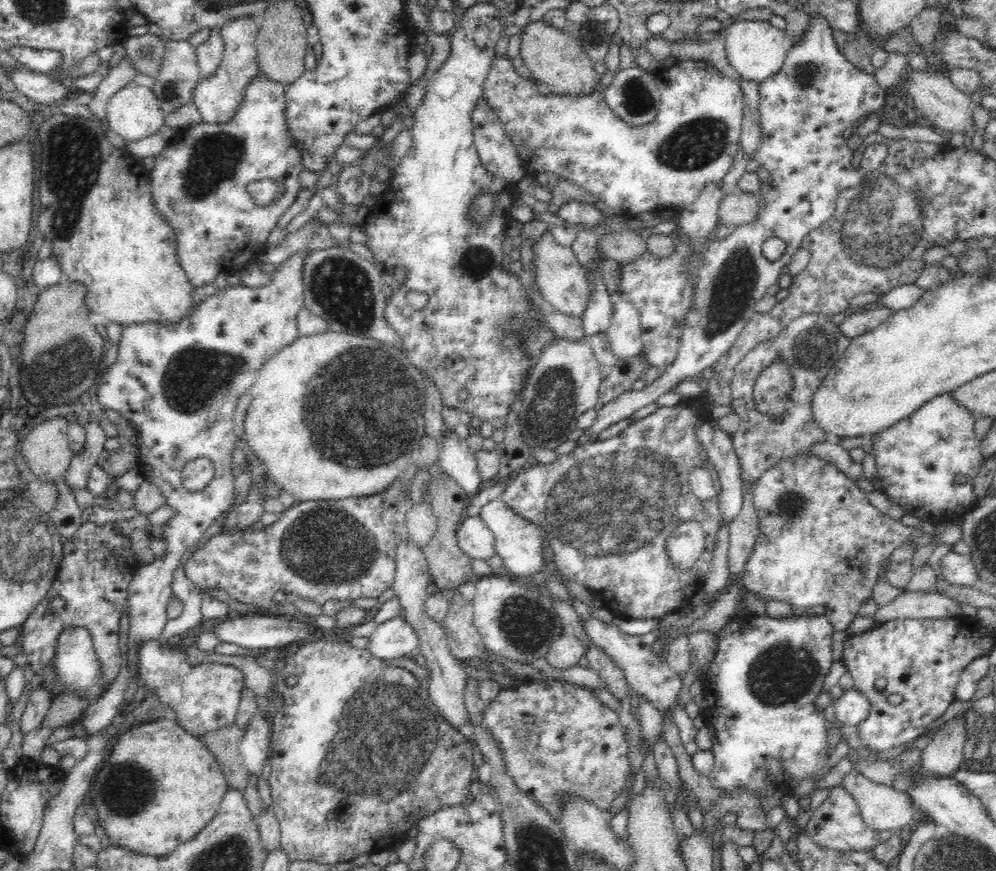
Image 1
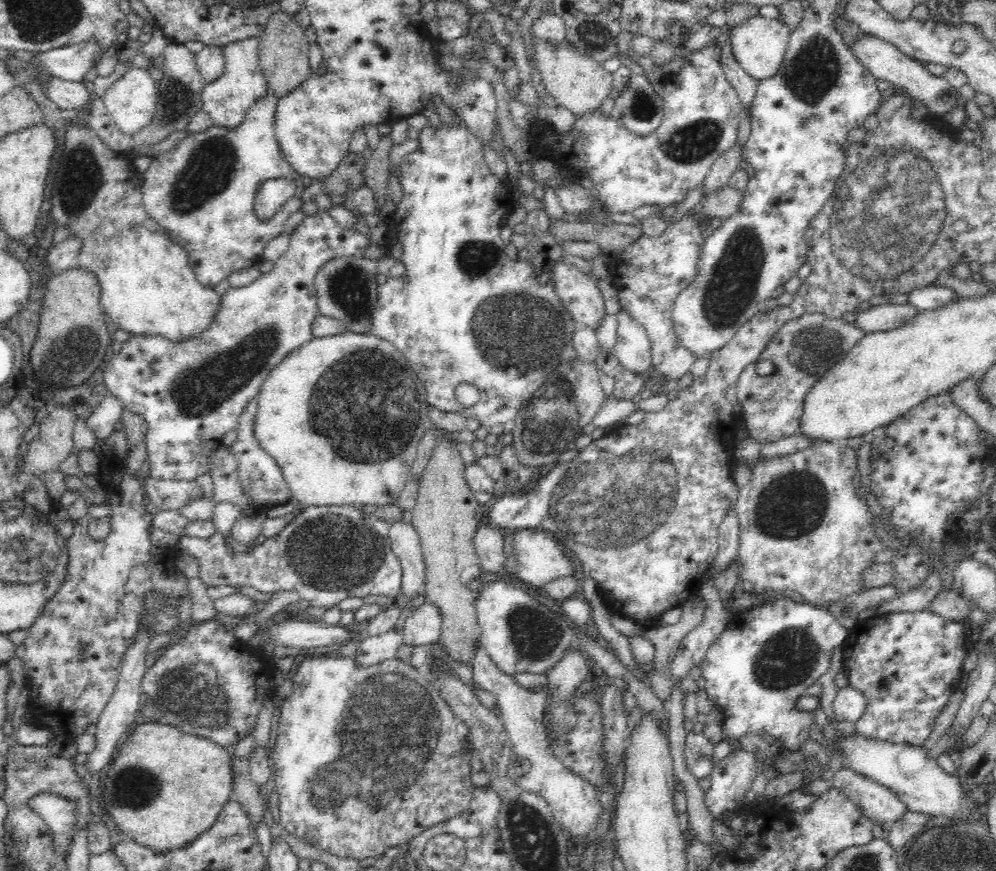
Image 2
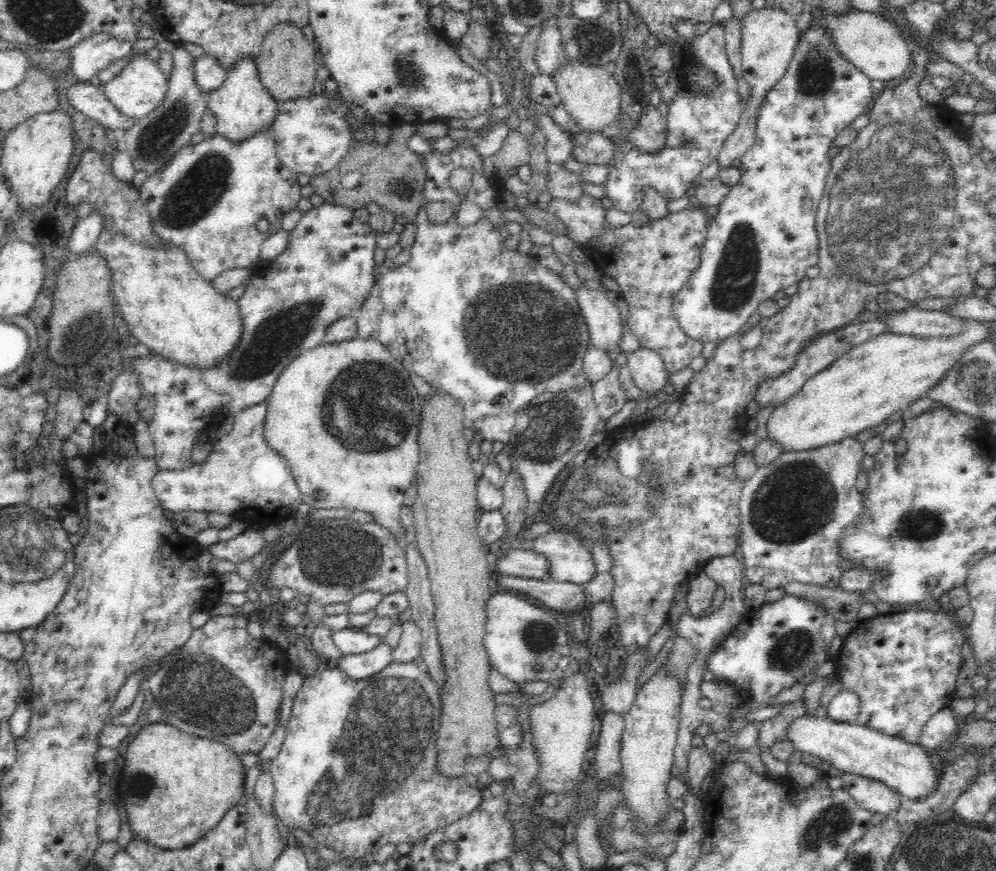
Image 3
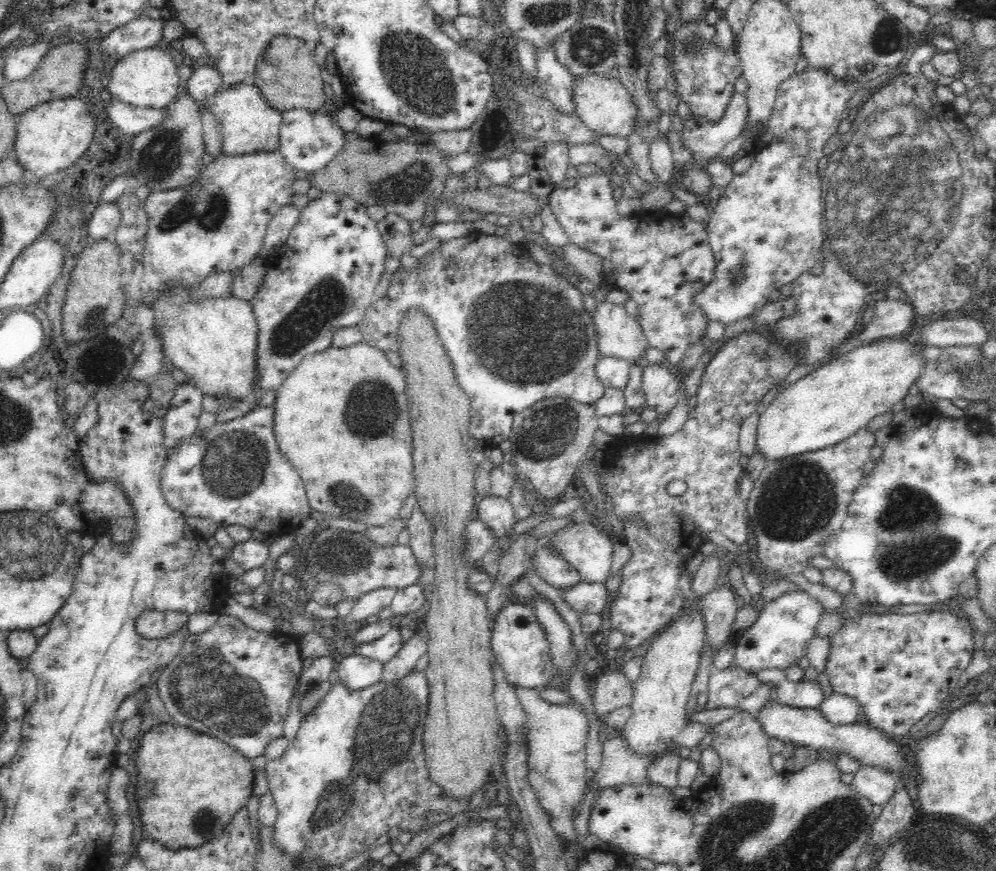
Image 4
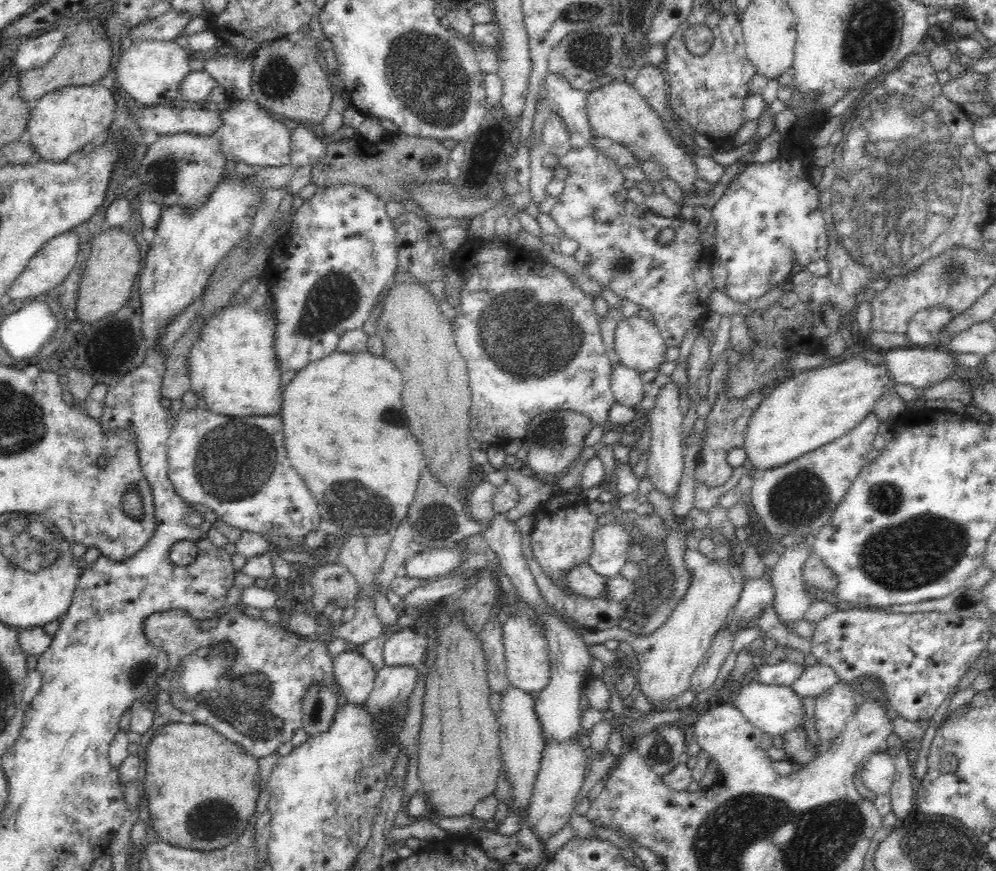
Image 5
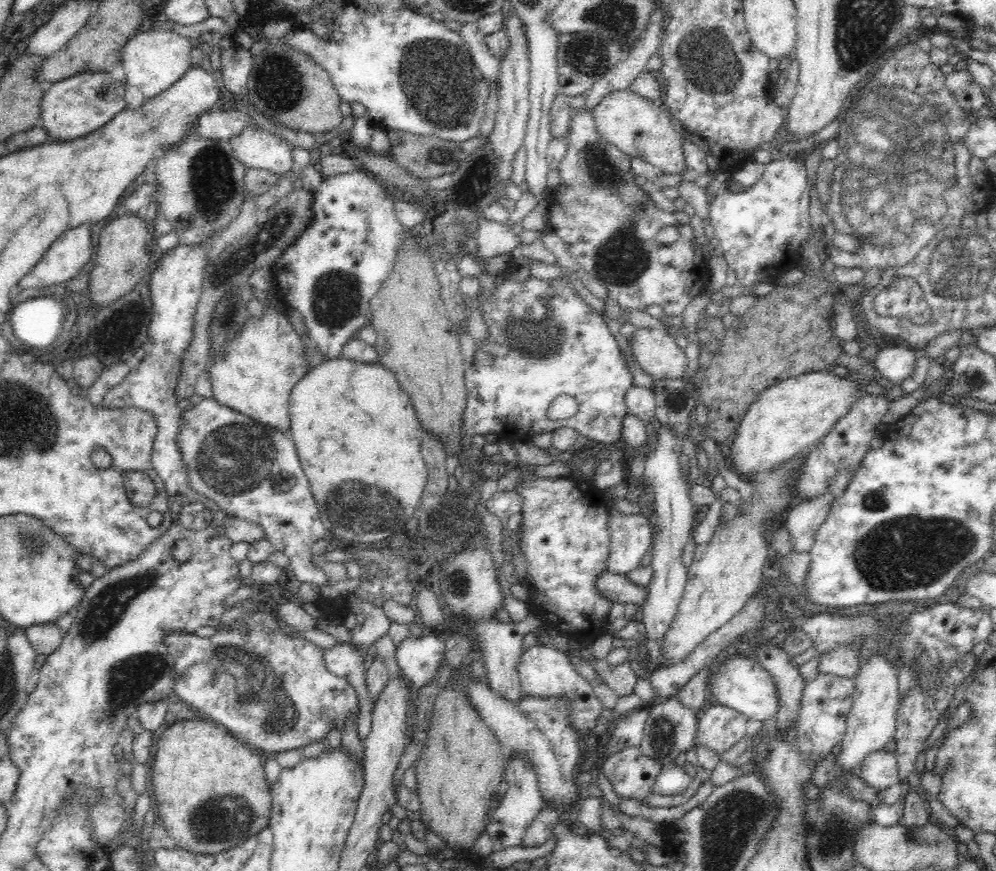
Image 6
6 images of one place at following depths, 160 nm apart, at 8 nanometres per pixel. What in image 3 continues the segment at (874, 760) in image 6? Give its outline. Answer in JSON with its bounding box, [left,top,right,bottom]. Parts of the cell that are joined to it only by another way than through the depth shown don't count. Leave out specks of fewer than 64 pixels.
[840,772,901,816]

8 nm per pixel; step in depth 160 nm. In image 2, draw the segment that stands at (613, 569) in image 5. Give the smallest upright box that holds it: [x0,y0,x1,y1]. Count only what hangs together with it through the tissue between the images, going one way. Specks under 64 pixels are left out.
[506,529,574,587]

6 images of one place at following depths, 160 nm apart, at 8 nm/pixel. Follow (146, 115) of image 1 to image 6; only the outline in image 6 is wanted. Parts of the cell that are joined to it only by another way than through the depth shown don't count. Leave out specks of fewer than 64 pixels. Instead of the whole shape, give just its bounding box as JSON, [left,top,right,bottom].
[120,30,192,99]

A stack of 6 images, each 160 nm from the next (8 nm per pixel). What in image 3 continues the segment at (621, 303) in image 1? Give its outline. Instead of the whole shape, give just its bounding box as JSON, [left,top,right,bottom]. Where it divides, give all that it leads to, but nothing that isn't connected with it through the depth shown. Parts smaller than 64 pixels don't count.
[624,344,670,396]

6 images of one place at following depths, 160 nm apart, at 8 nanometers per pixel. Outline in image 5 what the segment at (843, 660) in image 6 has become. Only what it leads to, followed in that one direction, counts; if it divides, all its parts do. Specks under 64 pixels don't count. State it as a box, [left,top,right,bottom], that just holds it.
[790,662,838,698]

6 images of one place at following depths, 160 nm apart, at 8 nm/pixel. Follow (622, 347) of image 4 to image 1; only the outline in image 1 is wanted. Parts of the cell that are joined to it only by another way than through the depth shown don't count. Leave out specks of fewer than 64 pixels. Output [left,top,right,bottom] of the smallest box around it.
[532,229,590,317]

